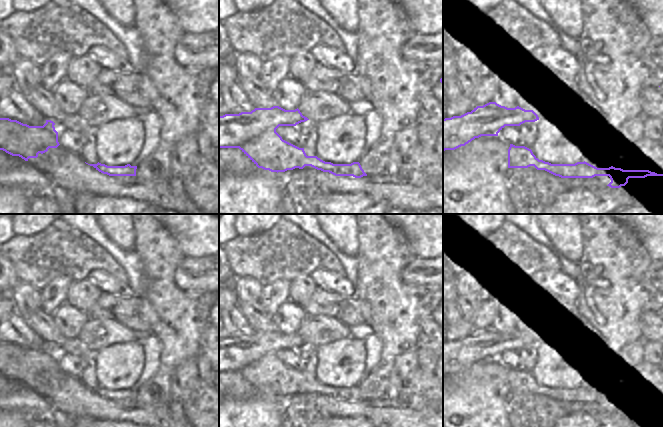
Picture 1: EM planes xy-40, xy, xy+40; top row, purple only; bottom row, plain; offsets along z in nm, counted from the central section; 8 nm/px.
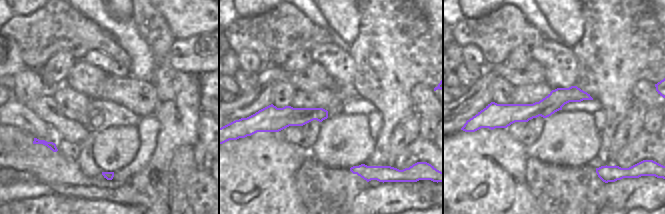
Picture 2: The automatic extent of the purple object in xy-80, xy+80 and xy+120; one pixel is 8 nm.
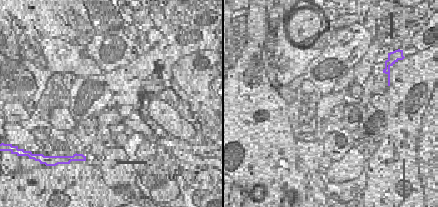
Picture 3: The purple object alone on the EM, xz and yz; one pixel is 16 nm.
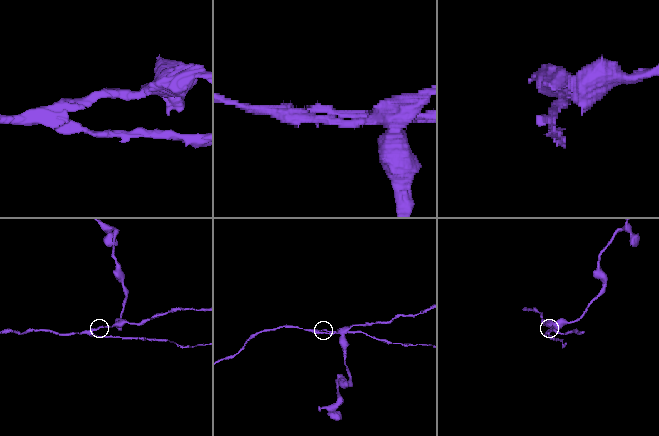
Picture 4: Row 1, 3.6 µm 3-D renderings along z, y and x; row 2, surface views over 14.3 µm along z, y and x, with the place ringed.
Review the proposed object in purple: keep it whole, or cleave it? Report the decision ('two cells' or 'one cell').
two cells

